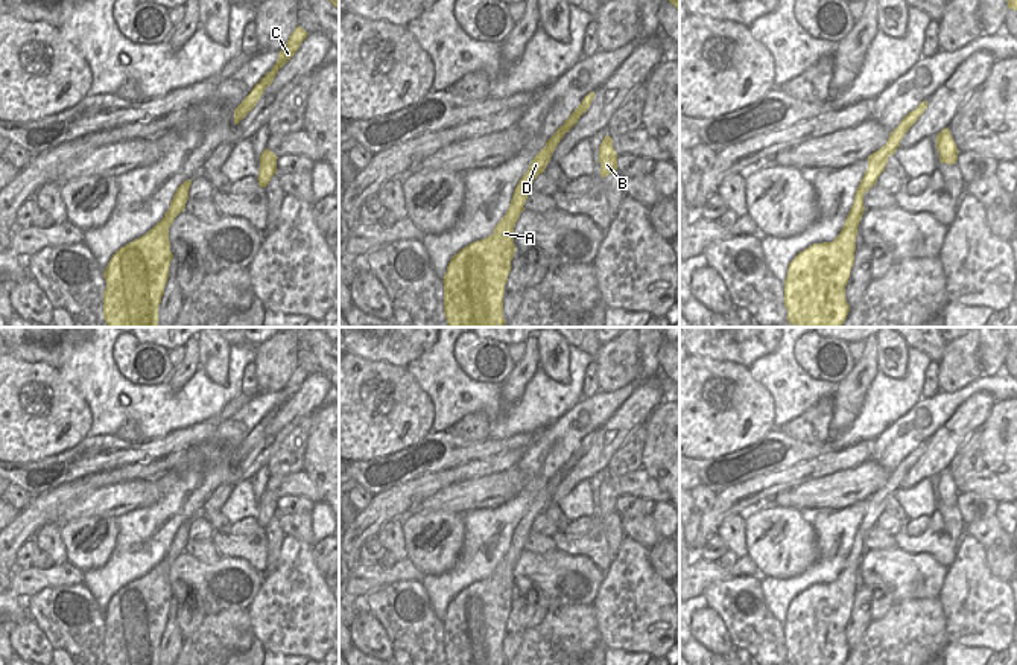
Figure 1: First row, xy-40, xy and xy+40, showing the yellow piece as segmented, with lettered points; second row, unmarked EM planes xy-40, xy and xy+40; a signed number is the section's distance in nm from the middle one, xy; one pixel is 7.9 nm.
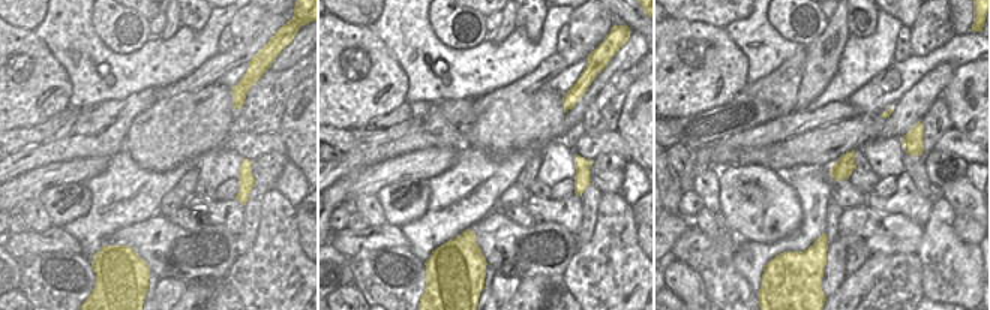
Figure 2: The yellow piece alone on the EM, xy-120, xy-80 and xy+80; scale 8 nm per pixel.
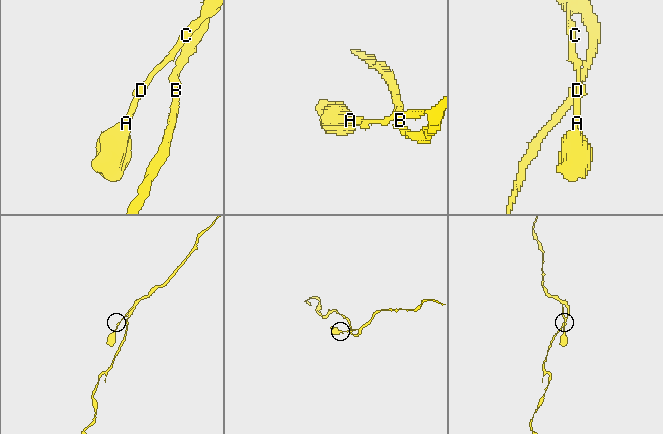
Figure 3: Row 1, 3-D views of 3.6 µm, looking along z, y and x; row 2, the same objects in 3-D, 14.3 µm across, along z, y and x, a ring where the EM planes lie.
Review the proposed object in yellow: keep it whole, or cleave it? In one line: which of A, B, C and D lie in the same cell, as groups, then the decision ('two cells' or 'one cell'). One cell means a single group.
A B C D | one cell

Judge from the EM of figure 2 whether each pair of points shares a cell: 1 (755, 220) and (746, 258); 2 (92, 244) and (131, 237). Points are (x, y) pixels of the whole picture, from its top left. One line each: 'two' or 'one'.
1: two
2: two

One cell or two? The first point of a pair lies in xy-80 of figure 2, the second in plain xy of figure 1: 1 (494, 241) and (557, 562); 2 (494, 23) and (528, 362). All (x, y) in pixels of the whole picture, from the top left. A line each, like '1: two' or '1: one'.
1: one
2: two

